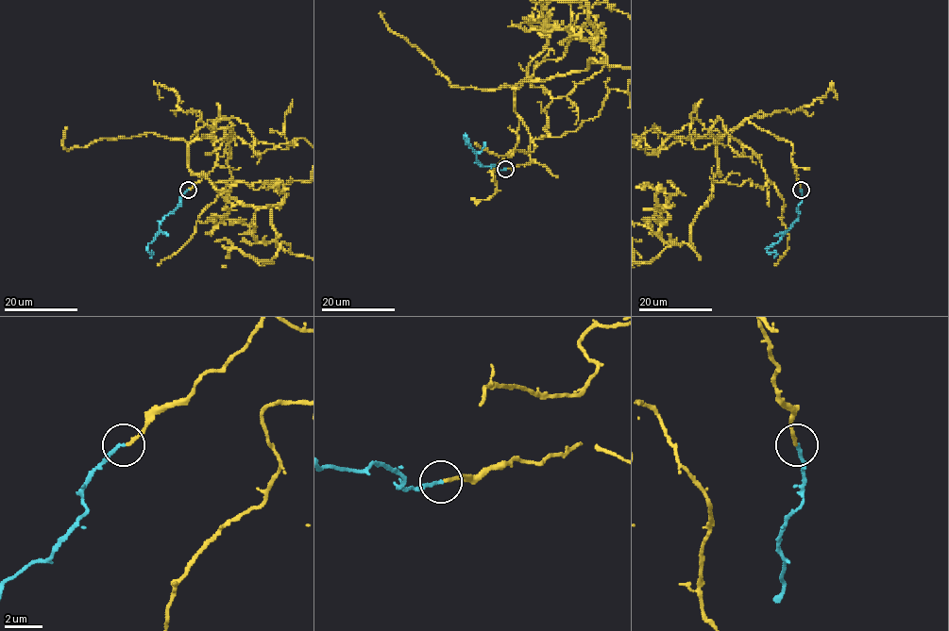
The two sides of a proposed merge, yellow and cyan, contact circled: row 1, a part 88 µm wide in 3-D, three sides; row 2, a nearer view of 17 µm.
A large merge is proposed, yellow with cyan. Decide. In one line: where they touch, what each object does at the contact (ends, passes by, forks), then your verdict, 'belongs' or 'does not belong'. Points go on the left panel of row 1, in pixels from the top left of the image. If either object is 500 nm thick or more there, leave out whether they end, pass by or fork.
at (188, 190); yellow ends there; cyan ends there; belongs

